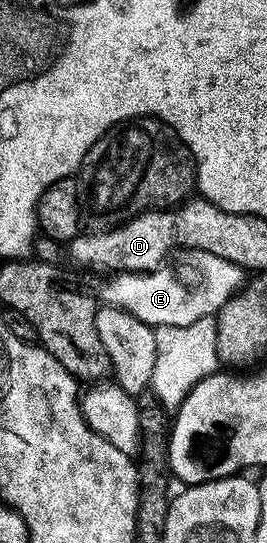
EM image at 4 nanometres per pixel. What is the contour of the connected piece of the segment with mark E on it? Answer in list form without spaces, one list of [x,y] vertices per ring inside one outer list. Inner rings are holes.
[[[199,253],[199,266],[187,277],[187,285],[175,273],[170,273],[167,267],[161,267],[151,273],[119,273],[116,274],[103,289],[103,301],[115,308],[122,308],[131,313],[135,318],[152,327],[172,325],[185,327],[195,323],[202,317],[214,318],[222,309],[228,299],[234,297],[245,284],[245,270],[239,265],[234,265],[229,259],[221,259],[212,253]]]

